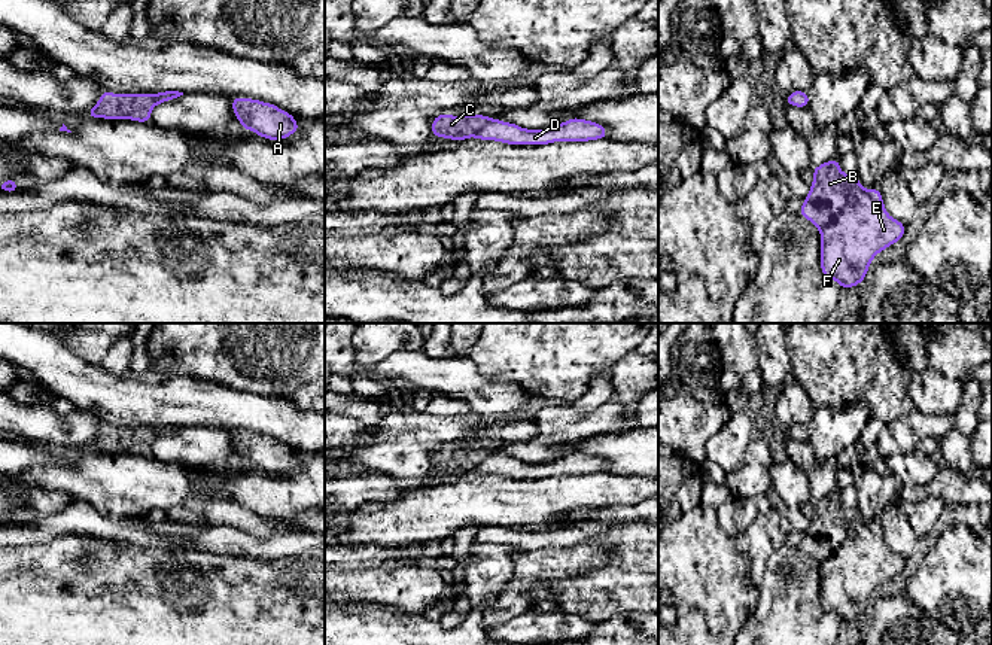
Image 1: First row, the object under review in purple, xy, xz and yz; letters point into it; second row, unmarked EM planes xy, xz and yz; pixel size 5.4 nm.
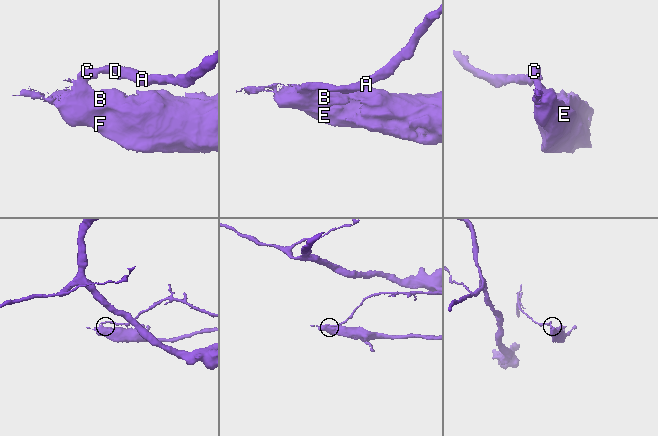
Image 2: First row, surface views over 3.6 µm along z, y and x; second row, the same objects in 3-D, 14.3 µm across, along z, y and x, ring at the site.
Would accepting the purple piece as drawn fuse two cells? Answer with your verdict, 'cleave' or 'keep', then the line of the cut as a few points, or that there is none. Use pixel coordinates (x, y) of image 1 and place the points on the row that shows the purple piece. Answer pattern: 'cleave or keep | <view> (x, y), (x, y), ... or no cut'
cleave | xz (490, 119), (474, 136)

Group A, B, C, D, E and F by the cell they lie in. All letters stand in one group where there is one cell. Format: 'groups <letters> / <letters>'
groups A D / B C E F

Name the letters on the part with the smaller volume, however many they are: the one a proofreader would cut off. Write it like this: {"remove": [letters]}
{"remove": ["A", "D"]}

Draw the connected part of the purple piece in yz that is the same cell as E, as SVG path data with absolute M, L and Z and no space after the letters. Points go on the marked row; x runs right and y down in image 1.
M839 159L813 167L813 176L800 215L821 232L822 276L850 289L864 282L868 265L877 253L903 238L906 225L886 213L880 189L864 189L856 174L842 173Z

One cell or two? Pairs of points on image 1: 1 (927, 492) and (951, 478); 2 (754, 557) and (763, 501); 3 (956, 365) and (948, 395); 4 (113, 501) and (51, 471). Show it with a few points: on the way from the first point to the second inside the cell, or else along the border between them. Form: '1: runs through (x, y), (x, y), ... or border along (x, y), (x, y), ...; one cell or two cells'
1: runs through (933, 490), (945, 484); one cell
2: border along (758, 511), (773, 514); two cells
3: border along (928, 367), (946, 377), (964, 382); two cells
4: runs through (99, 486), (91, 478), (66, 478); one cell

